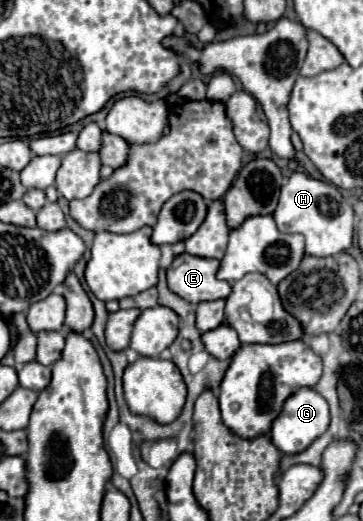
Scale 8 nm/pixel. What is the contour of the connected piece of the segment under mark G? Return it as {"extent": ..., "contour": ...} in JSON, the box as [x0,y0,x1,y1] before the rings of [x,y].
{"extent":[270,387,330,455],"contour":[[[312,387],[298,389],[296,393],[292,393],[292,397],[288,397],[288,401],[284,401],[284,409],[276,417],[276,421],[272,421],[270,437],[282,453],[292,455],[304,451],[316,437],[320,437],[328,429],[328,423],[330,423],[330,413],[326,399]]]}

